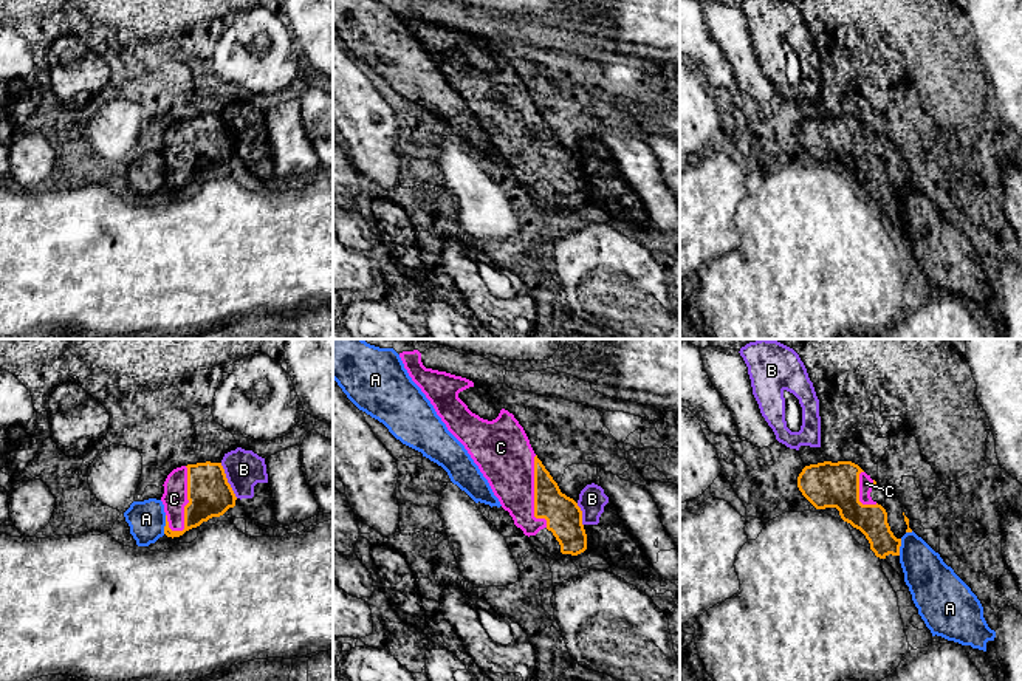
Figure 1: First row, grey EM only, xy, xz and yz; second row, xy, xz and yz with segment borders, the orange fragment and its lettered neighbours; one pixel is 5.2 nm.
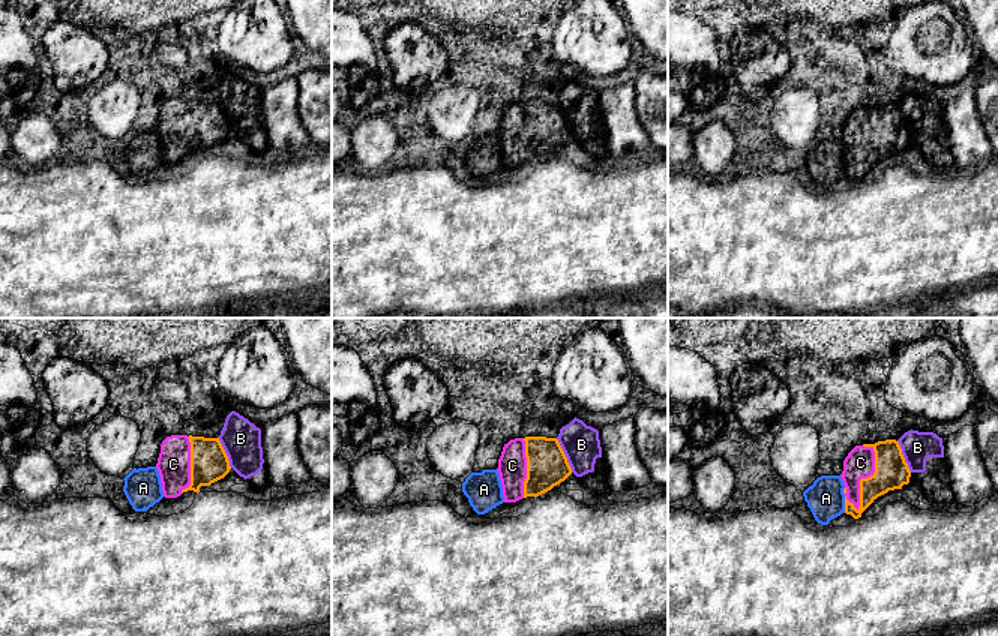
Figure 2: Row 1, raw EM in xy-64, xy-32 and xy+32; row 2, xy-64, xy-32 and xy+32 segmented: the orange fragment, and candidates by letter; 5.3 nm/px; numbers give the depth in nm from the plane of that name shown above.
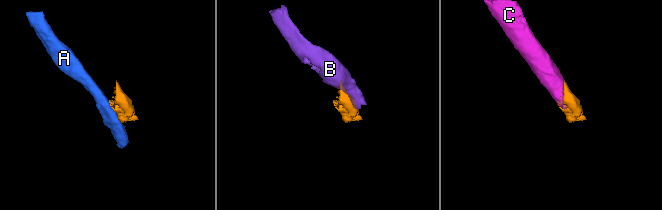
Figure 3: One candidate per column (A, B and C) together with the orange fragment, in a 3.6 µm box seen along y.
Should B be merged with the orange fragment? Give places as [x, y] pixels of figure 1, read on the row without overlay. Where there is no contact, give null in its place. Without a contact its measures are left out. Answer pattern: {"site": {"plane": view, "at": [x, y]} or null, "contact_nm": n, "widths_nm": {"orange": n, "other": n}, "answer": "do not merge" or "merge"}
{"site": {"plane": "xy", "at": [226, 133]}, "contact_nm": 200, "widths_nm": {"orange": 240, "other": 200}, "answer": "do not merge"}

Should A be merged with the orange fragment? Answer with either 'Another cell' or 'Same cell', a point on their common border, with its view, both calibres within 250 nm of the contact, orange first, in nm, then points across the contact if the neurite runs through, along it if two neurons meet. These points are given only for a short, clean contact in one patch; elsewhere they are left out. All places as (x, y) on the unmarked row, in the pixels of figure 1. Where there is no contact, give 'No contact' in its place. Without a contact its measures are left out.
Another cell. Touches orange at xy (166, 178). Thickness 190 nm (orange) against 190 nm. Boundary: xy (166, 169), (163, 186)

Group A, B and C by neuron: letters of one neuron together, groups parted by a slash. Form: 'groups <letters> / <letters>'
groups A / B / C

